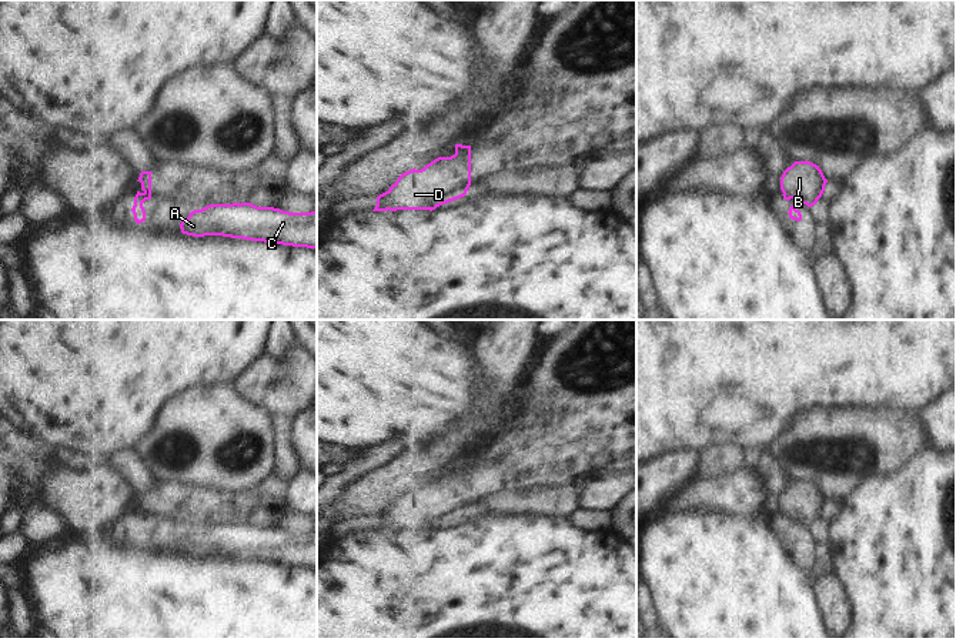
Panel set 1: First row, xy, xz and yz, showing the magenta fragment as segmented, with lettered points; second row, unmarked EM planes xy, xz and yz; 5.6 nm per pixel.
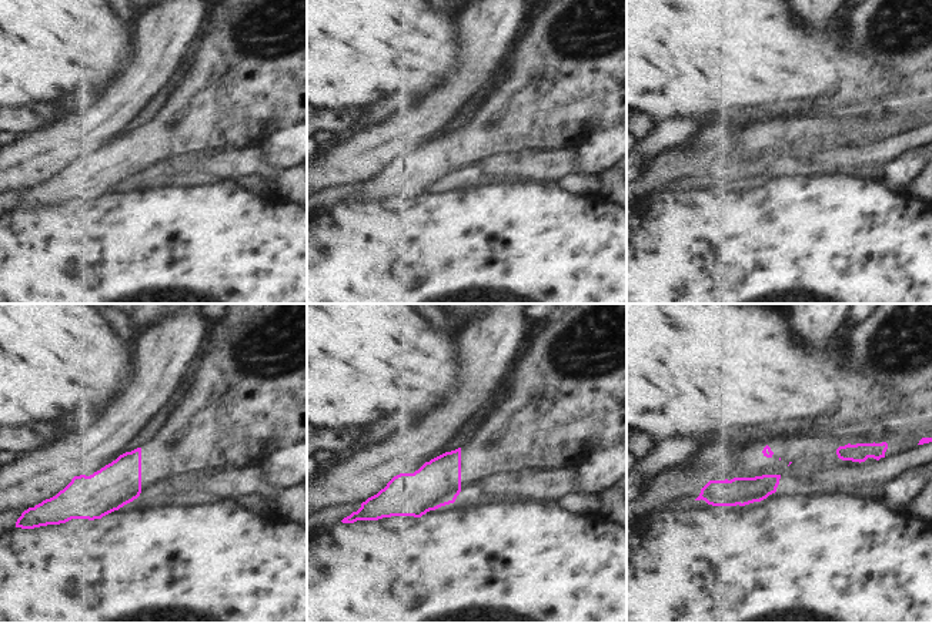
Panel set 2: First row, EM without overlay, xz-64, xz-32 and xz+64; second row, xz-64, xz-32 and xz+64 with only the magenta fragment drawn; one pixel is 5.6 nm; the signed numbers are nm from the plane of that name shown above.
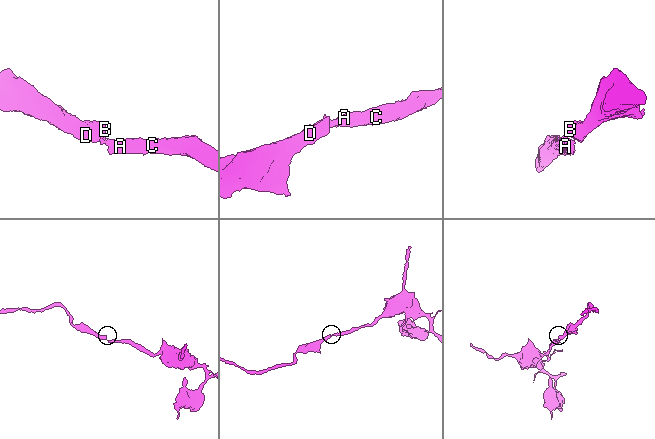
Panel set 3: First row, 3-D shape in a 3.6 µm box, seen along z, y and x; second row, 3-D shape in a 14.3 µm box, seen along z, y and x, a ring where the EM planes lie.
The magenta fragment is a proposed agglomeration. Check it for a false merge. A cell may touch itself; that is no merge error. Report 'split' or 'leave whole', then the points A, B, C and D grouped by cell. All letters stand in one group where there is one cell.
split | A C / B D

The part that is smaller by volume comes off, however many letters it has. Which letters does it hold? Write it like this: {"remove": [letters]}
{"remove": ["B", "D"]}

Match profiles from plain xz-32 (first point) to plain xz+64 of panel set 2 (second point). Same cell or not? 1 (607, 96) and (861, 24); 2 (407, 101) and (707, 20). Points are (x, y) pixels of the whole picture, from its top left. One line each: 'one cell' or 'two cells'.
1: one cell
2: two cells

